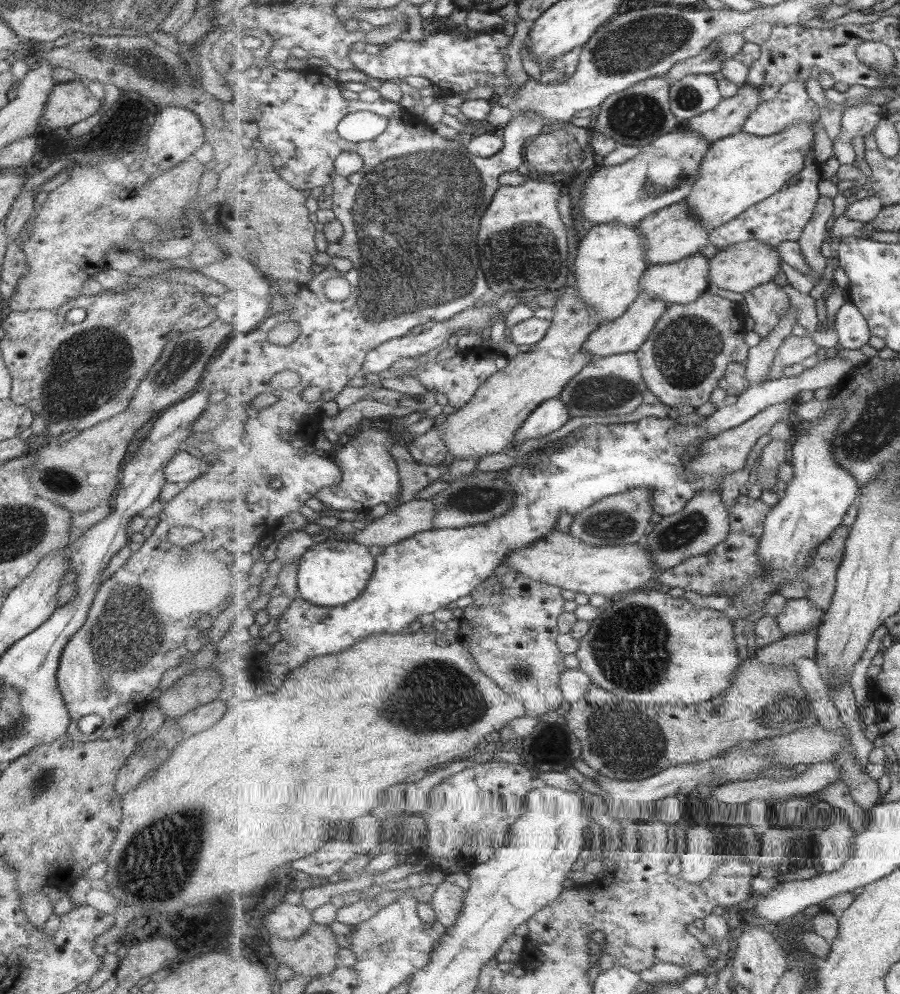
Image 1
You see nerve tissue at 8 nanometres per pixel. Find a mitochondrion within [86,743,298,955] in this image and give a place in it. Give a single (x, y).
(155, 862)

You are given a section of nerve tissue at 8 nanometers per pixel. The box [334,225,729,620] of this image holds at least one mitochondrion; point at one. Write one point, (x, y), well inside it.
(685, 351)

